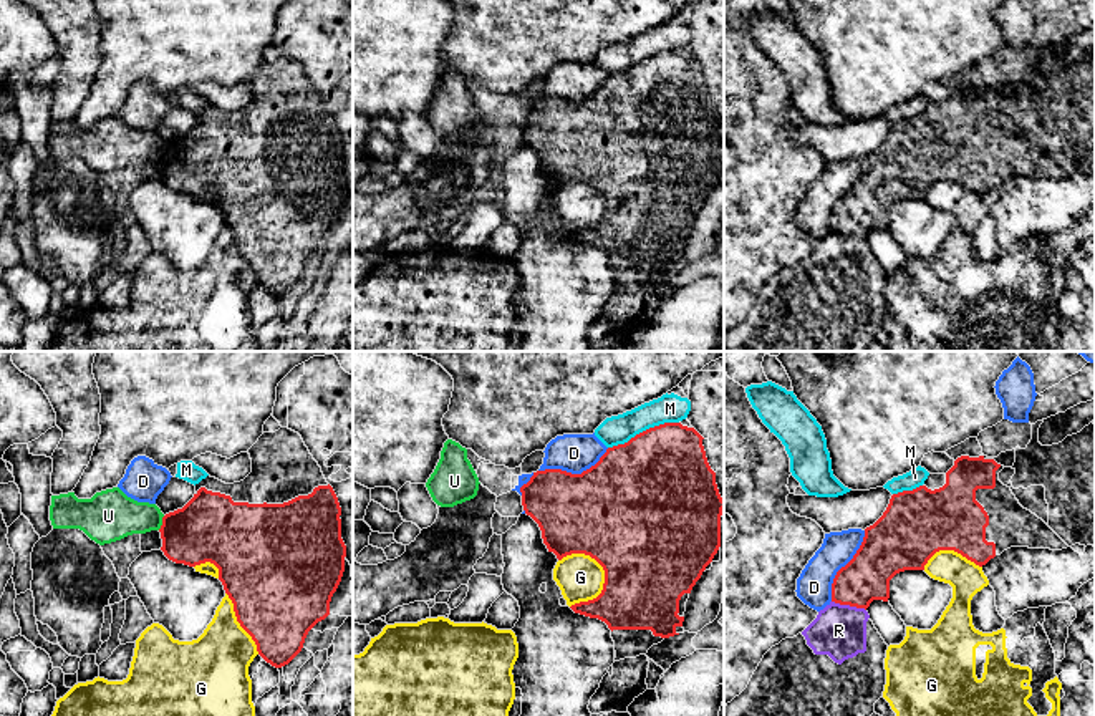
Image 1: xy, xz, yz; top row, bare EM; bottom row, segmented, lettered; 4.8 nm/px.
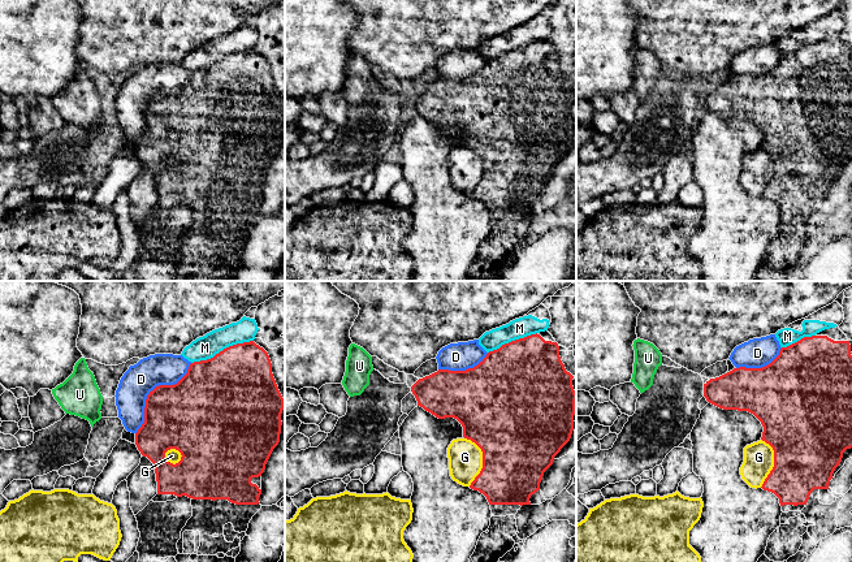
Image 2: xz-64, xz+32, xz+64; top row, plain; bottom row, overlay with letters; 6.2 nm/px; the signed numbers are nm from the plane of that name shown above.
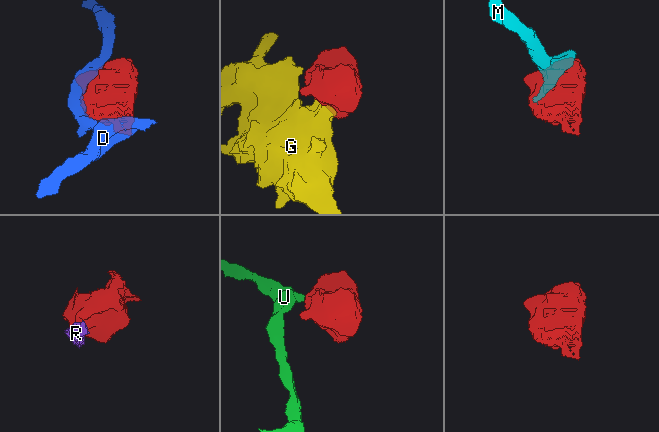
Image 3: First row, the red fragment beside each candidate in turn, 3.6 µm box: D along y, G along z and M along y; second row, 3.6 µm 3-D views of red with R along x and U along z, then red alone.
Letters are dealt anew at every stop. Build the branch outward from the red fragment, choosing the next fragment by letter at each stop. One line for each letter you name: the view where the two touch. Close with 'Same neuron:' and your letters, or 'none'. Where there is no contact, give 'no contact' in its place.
Same neuron: none

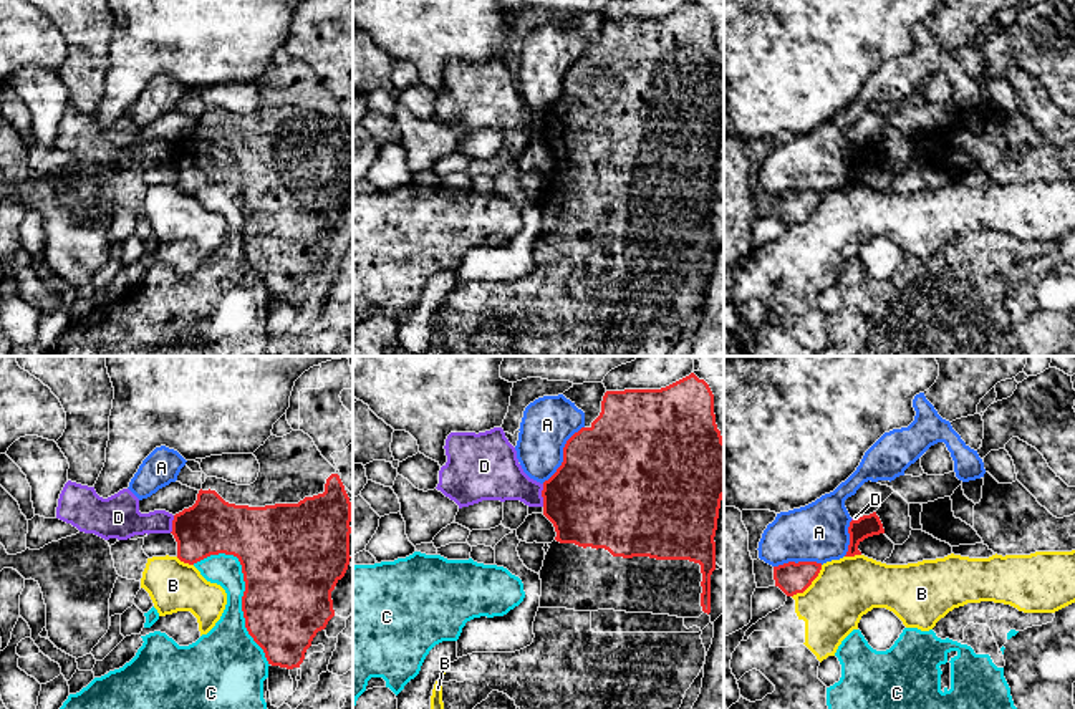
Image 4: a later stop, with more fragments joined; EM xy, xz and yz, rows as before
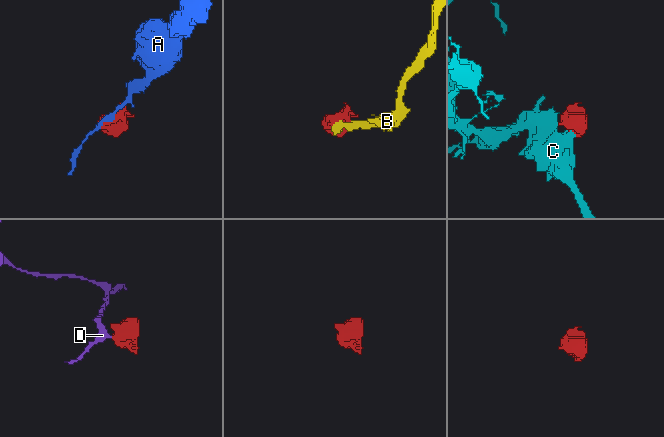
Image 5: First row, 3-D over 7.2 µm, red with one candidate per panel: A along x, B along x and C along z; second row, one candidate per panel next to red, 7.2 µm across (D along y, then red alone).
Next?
Same neuron: none

